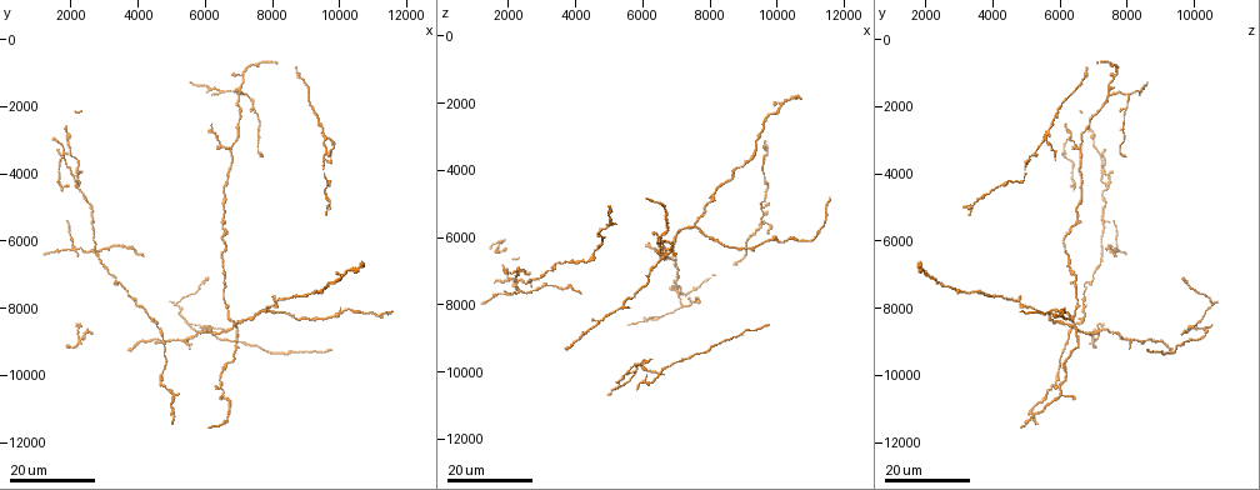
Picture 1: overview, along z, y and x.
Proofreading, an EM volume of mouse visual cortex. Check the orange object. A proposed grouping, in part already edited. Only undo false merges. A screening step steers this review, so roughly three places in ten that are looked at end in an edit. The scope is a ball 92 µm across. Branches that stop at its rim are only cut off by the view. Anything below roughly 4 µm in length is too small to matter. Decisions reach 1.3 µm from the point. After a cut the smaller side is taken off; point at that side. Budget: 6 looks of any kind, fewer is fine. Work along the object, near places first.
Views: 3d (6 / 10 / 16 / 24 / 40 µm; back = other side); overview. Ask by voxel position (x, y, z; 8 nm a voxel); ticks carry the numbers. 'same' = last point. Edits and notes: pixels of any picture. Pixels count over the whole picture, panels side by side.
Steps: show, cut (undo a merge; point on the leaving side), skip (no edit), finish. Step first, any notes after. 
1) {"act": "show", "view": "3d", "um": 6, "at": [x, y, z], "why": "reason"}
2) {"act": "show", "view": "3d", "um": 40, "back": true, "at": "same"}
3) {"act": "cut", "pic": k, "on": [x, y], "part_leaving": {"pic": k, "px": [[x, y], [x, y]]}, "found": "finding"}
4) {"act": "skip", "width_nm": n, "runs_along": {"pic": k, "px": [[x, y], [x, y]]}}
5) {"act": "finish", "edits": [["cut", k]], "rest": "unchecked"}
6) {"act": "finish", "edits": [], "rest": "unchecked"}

{"act": "show", "view": "3d", "um": 24, "at": [5400, 9000, 8100], "why": "three-way junction"}

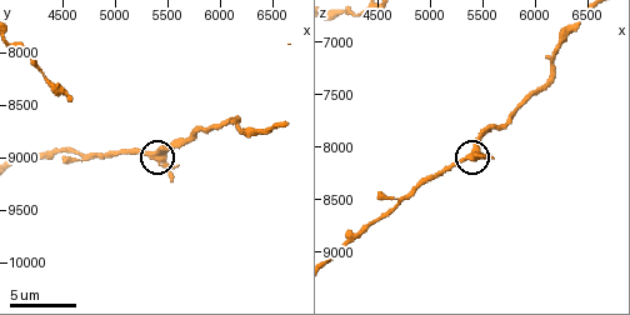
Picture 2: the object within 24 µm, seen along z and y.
{"act": "show", "view": "3d", "um": 6, "at": [5380, 8960, 8060], "why": "zoom in"}

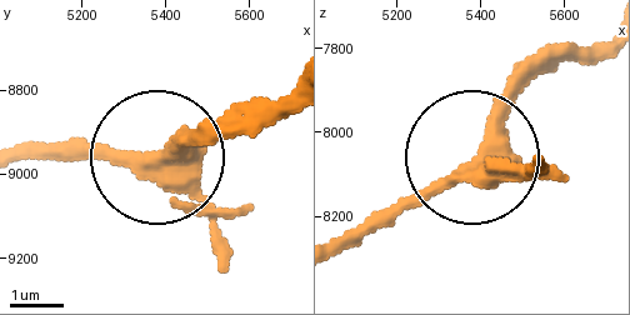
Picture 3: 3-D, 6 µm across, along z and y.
{"act": "skip", "width_nm": 370, "runs_along": {"pic": 3, "px": [[283, 99], [229, 111], [149, 161], [28, 161]]}, "found": "one neuron here"}

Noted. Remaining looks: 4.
{"act": "show", "view": "3d", "um": 24, "at": [6800, 3300, 6600], "why": "three-way junction"}

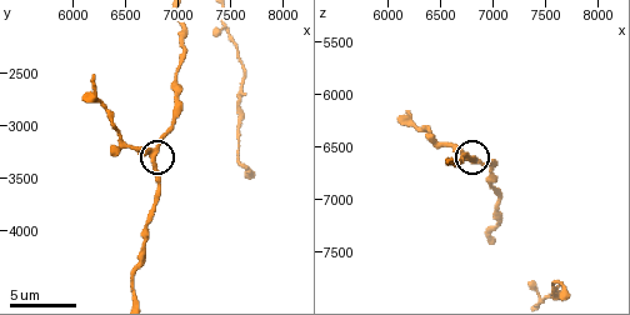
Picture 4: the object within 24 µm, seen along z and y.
{"act": "show", "view": "3d", "um": 10, "at": "same"}

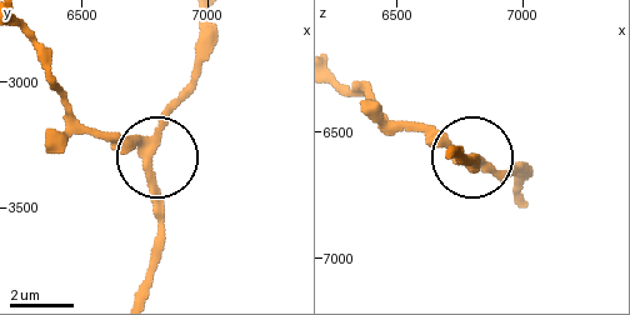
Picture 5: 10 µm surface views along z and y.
{"act": "skip", "arms": 3, "runs_along": {"pic": 5, "px": [[138, 288], [158, 231], [151, 153], [71, 134]]}, "found": "one neuron here"}

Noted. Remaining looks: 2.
{"act": "show", "view": "3d", "um": 24, "at": [7200, 1600, 8100], "why": "arms part here"}

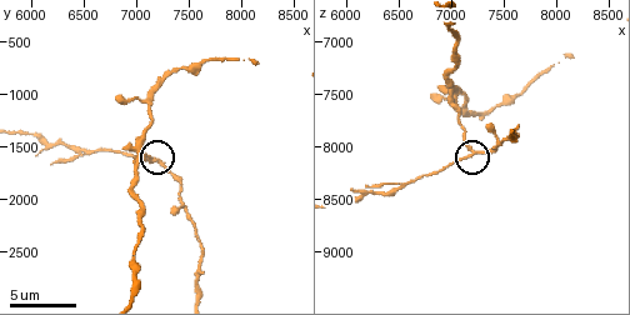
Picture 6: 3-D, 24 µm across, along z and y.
{"act": "show", "view": "3d", "um": 10, "at": [7220, 1620, 8080]}

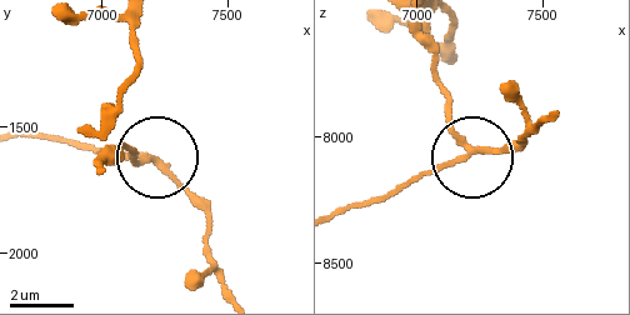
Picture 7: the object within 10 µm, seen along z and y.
{"act": "cut", "pic": 7, "on": [416, 176], "width_nm": 170, "found": "two neurons meet here"}

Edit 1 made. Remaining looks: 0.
{"act": "finish", "edits": [["cut", 7]], "rest": "unchecked"}

